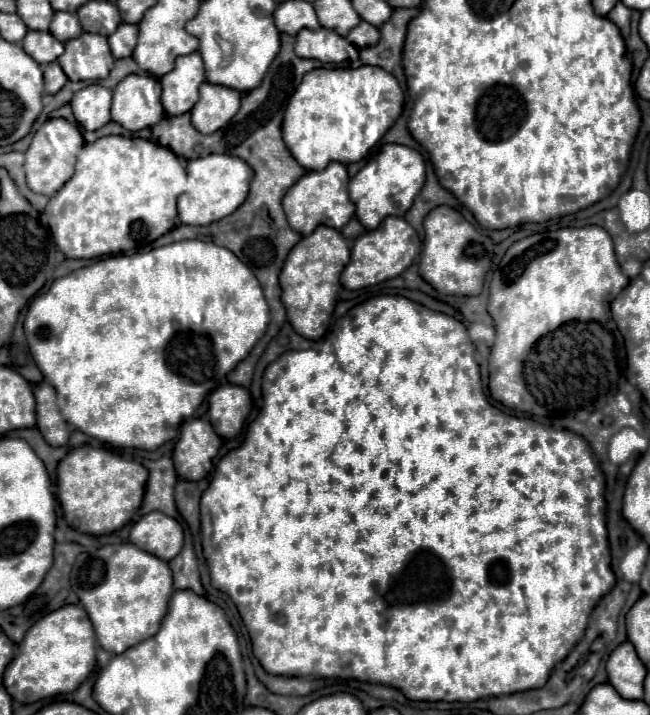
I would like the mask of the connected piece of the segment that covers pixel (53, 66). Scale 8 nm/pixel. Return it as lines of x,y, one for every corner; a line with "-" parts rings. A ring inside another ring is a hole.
56,61
44,67
44,91
46,93
58,93
66,81
68,81
68,77

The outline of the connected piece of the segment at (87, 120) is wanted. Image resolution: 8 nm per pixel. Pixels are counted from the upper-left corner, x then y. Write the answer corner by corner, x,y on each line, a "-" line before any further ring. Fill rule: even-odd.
88,85
74,93
70,101
76,121
88,131
96,131
111,121
111,103
112,91
102,85

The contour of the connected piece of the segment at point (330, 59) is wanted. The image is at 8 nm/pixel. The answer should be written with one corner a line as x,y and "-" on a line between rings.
302,29
296,35
294,51
298,57
318,59
323,64
339,64
342,61
354,62
359,59
359,49
352,45
342,35
334,33
332,29

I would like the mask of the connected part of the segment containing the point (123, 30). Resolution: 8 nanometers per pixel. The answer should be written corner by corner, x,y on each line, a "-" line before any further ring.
122,23
118,29
108,37
110,41
110,51
114,53
116,59
120,57
130,57
134,51
134,41
138,39
138,25

